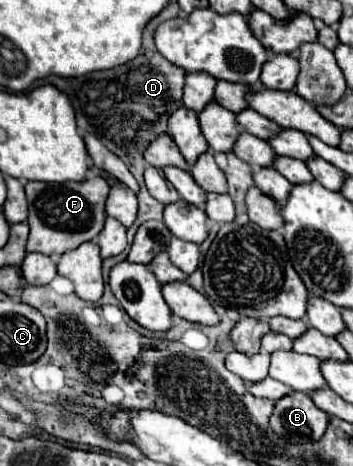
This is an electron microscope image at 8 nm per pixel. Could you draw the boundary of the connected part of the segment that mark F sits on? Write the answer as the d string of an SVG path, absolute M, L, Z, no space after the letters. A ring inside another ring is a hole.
M88 178L86 182L64 182L62 186L52 184L52 196L50 196L50 184L28 182L26 196L30 202L30 214L28 214L30 238L26 250L40 252L46 256L52 254L62 256L78 248L82 242L94 240L104 228L104 220L106 220L104 206L108 192L110 186L104 178Z

